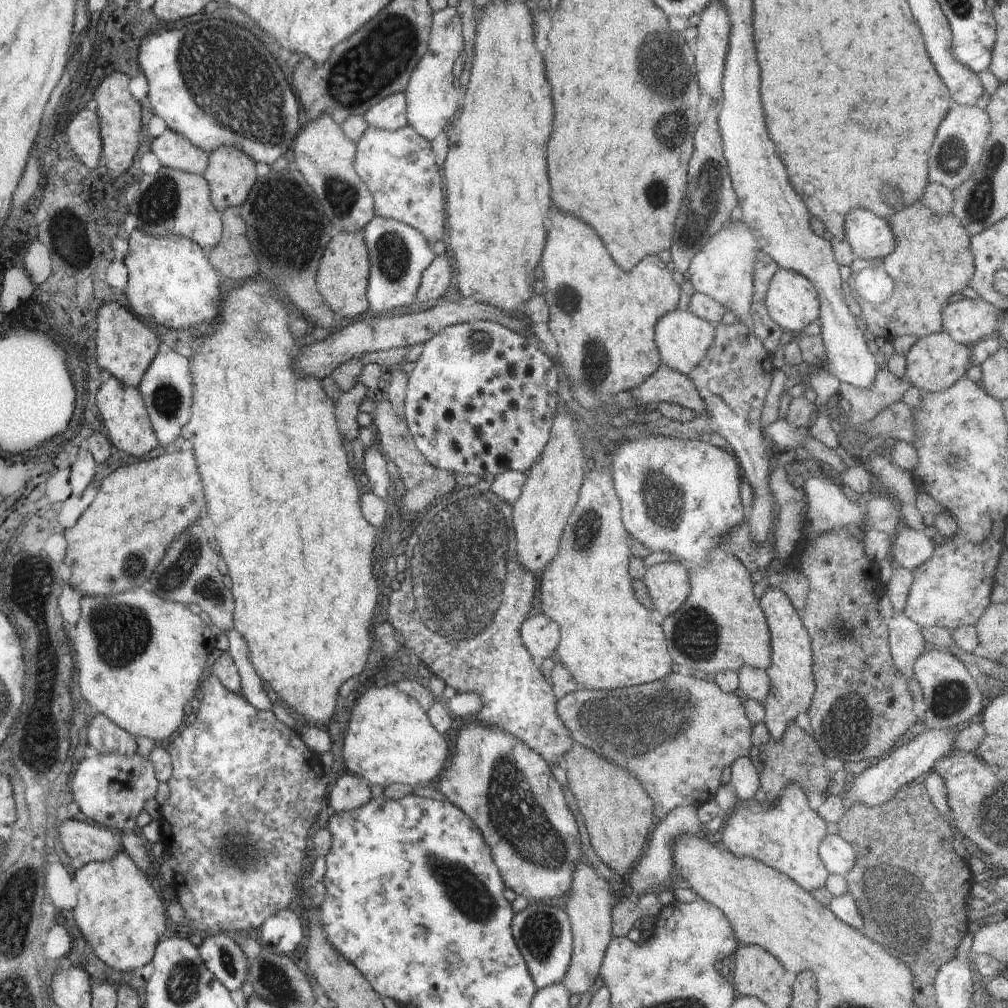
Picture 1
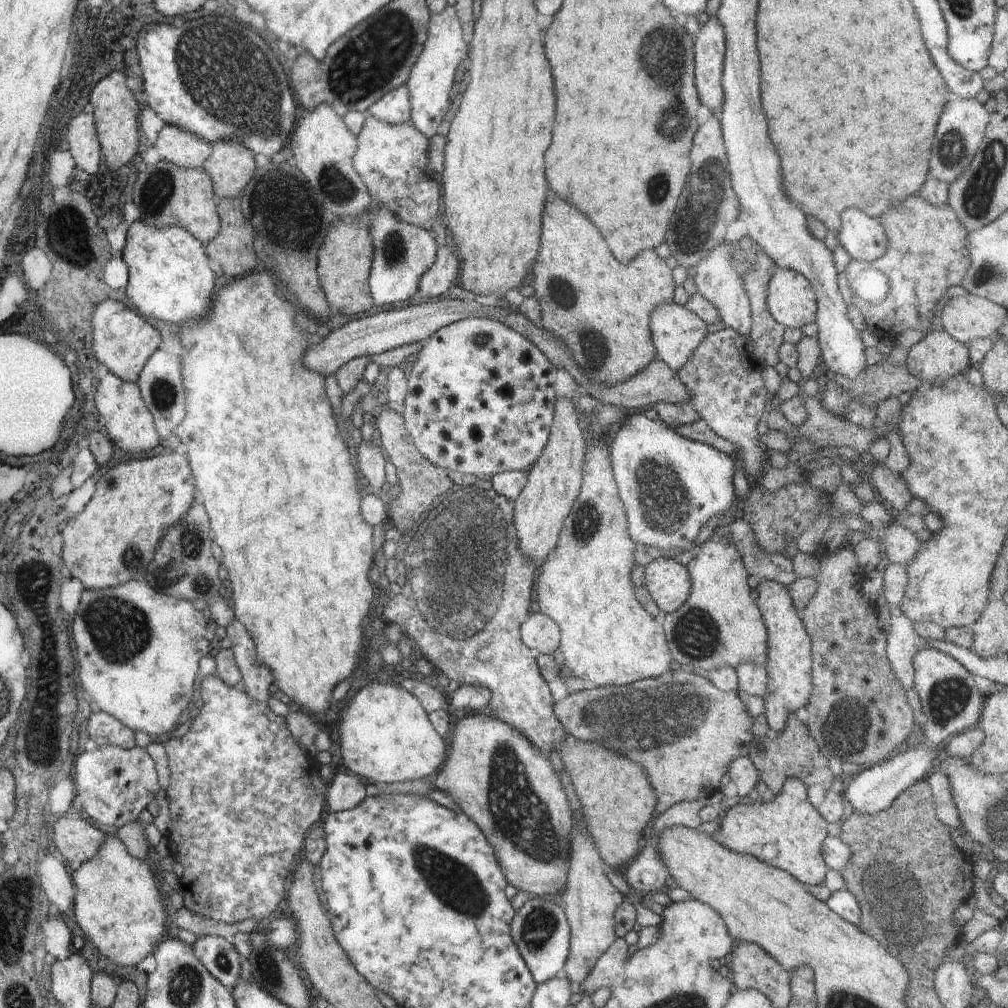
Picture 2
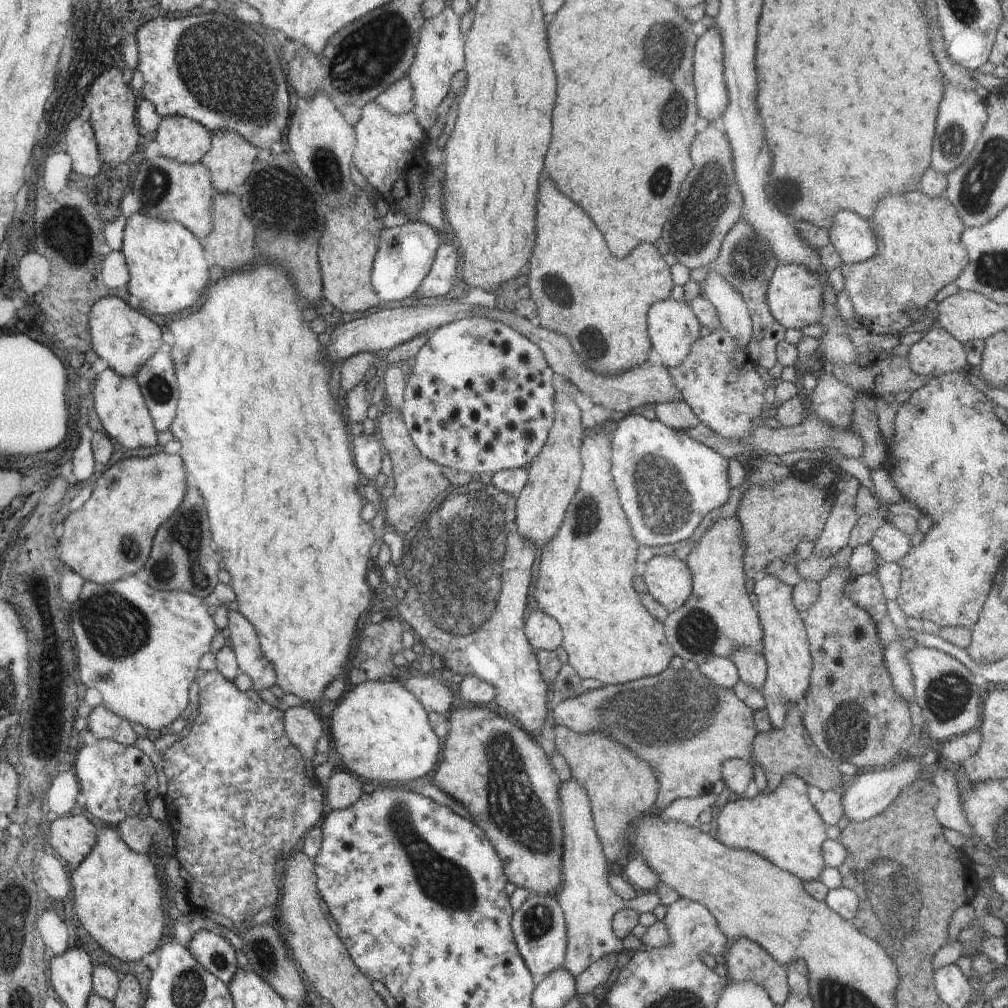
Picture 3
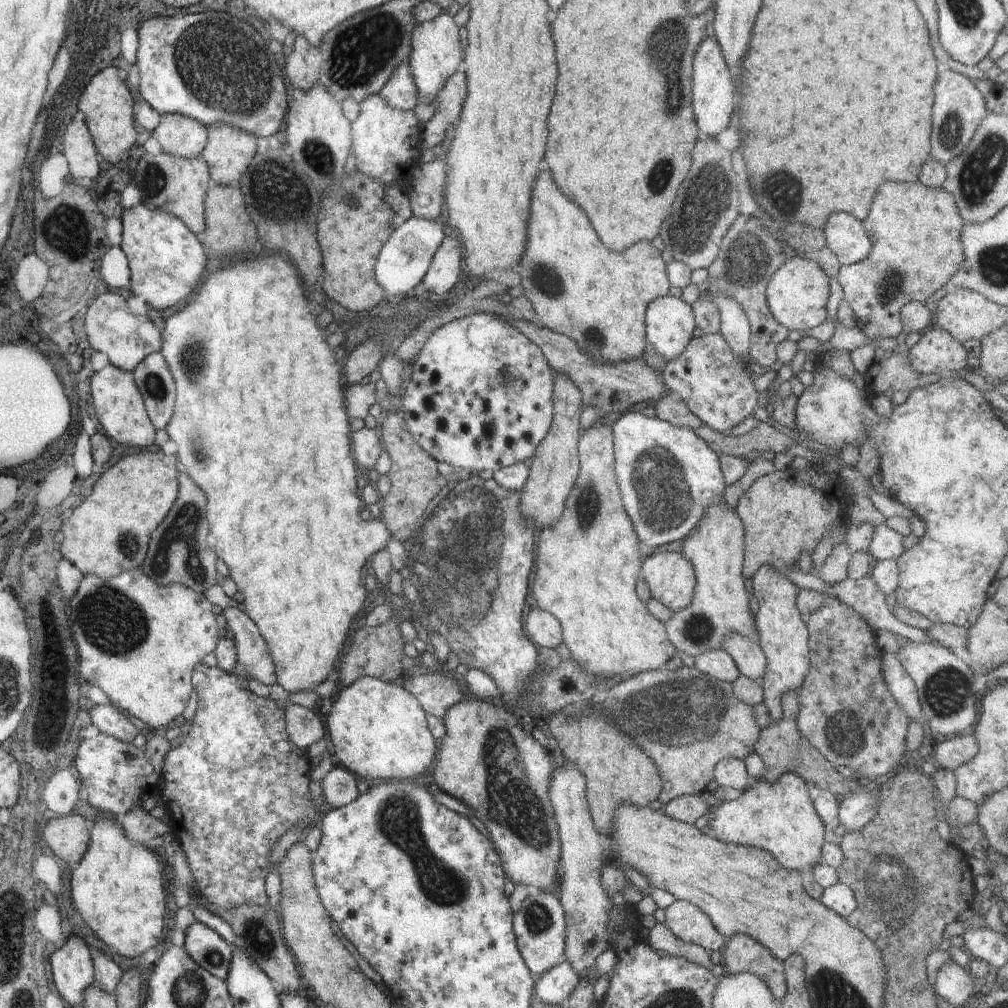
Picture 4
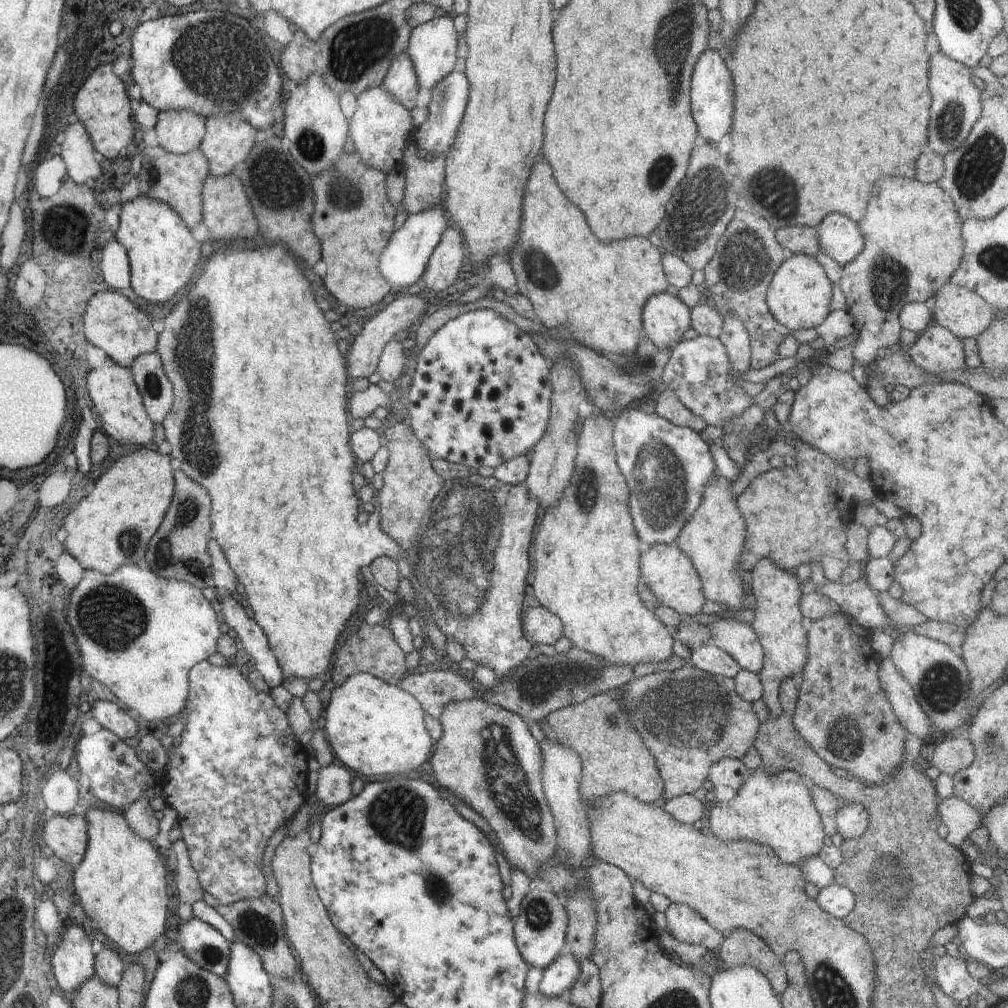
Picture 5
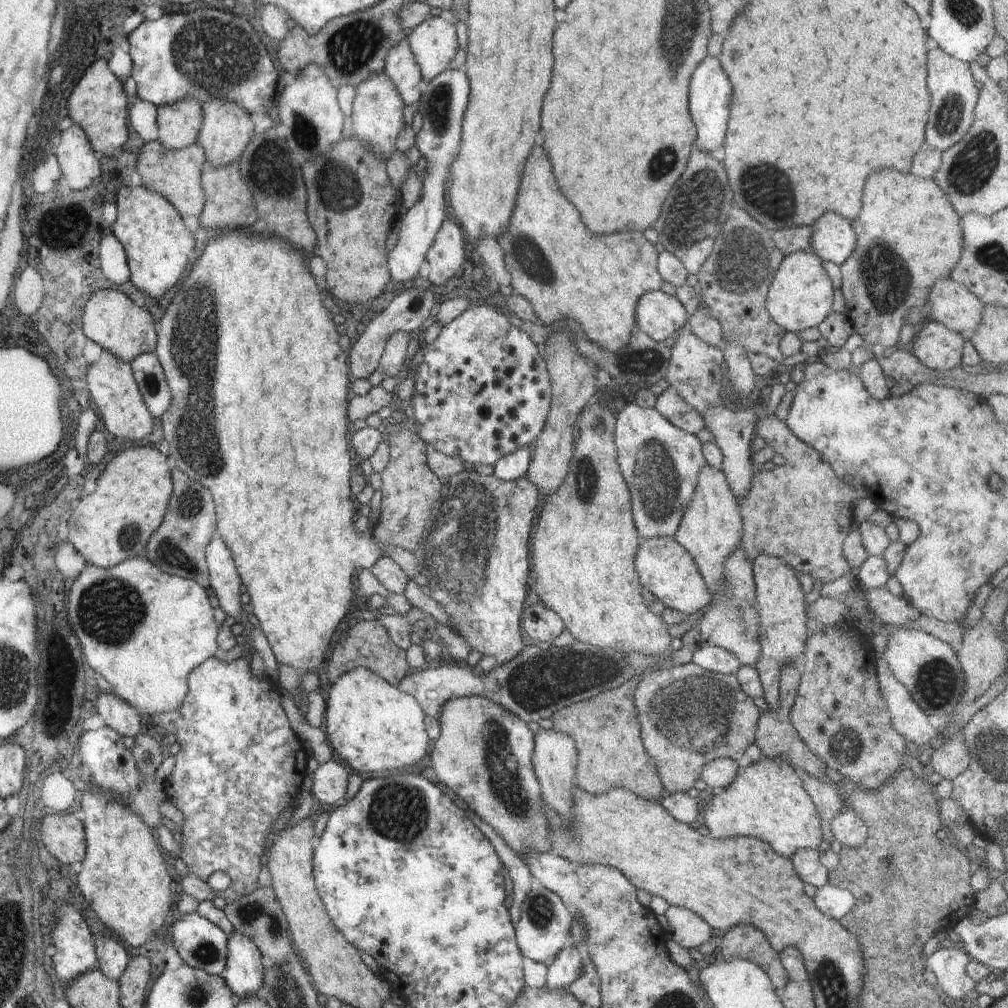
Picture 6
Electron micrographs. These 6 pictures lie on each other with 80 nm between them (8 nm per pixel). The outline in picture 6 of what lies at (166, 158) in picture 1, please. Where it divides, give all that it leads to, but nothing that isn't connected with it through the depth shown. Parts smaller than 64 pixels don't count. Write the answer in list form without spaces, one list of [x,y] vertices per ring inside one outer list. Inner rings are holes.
[[[182,99],[172,105],[157,106],[159,140],[169,149],[181,149],[197,142],[203,114],[194,99]]]

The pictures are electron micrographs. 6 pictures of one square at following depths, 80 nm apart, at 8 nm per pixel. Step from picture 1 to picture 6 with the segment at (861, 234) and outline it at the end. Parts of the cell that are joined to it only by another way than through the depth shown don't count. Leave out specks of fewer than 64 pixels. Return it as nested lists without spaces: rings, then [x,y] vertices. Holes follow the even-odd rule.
[[[826,212],[810,227],[811,247],[820,260],[830,260],[840,266],[853,253],[856,246],[854,230],[850,222],[838,214]]]

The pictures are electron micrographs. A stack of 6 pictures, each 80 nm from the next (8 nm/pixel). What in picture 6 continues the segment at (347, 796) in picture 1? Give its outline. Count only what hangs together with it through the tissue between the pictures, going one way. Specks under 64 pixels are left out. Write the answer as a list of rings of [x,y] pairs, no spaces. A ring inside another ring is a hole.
[[[334,757],[321,764],[313,773],[311,794],[316,796],[322,804],[334,806],[342,804],[348,788],[349,773],[346,766],[337,762]]]

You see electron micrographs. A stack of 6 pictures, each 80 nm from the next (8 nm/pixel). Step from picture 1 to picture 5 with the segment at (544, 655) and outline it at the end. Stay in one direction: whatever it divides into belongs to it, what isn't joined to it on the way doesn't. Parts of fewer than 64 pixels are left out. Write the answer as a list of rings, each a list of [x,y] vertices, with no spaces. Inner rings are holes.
[[[531,607],[523,617],[523,631],[539,645],[554,645],[563,635],[563,622],[547,608]]]

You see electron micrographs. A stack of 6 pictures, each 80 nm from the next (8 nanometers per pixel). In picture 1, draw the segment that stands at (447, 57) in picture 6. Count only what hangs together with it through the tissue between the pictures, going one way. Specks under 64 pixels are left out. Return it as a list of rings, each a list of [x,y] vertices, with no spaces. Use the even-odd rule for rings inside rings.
[[[448,6],[433,12],[428,50],[411,72],[404,92],[408,125],[413,126],[428,142],[434,140],[444,130],[444,126],[451,123],[451,118],[458,114],[460,92],[454,87],[453,66],[463,51],[463,26],[456,8]]]

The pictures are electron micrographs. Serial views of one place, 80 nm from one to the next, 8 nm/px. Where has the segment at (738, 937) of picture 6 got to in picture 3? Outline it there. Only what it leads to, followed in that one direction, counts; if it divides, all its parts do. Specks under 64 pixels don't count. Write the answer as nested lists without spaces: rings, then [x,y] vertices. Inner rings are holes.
[[[737,938],[724,952],[728,979],[758,983],[775,1005],[786,1006],[790,994],[787,972],[769,952],[748,938]]]

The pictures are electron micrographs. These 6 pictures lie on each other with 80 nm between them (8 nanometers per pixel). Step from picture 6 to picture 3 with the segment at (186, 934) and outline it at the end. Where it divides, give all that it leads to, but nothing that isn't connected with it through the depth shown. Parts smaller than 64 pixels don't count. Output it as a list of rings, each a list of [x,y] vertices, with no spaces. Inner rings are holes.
[[[200,929],[194,932],[188,948],[190,954],[210,974],[228,984],[238,968],[233,946],[221,935]]]

